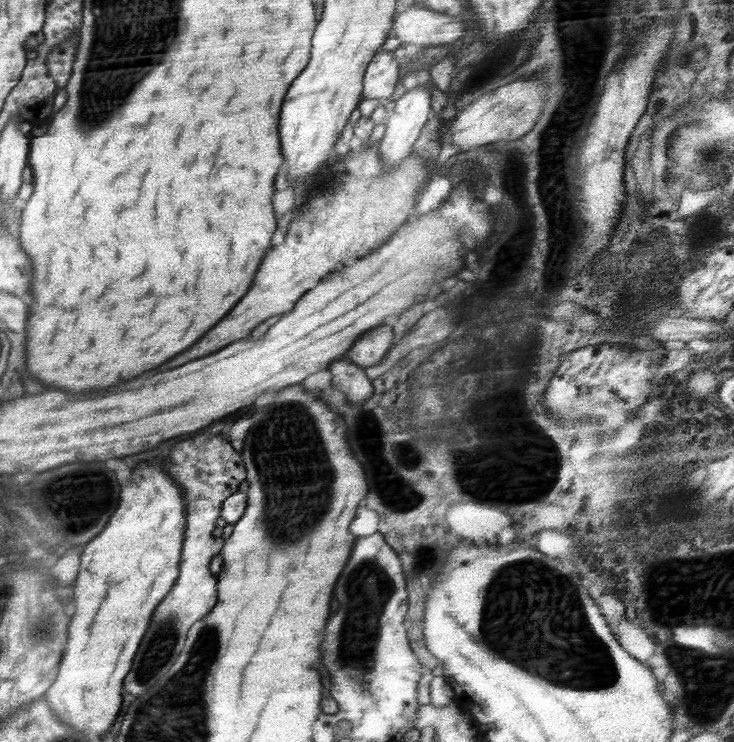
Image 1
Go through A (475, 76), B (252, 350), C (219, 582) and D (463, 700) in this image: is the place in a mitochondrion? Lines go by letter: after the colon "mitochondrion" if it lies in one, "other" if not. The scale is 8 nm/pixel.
A: mitochondrion
B: other
C: other
D: other

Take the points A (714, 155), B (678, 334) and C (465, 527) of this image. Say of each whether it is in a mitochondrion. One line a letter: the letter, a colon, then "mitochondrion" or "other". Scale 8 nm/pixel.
A: mitochondrion
B: other
C: other

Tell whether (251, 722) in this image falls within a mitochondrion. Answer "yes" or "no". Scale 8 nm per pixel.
no

